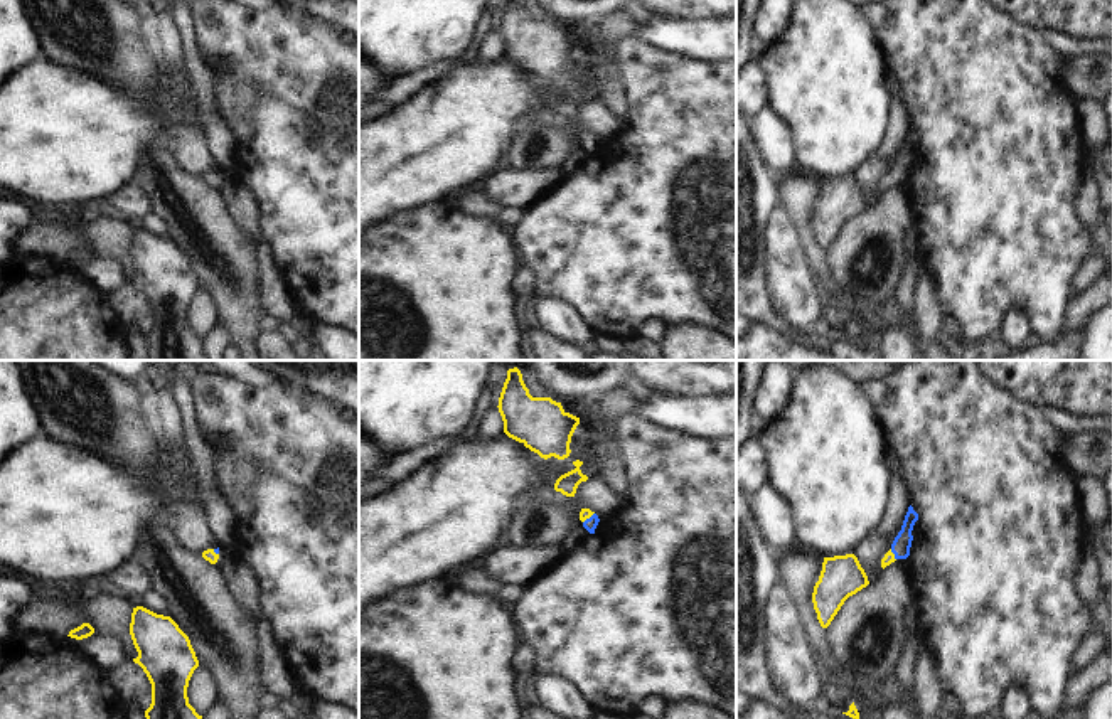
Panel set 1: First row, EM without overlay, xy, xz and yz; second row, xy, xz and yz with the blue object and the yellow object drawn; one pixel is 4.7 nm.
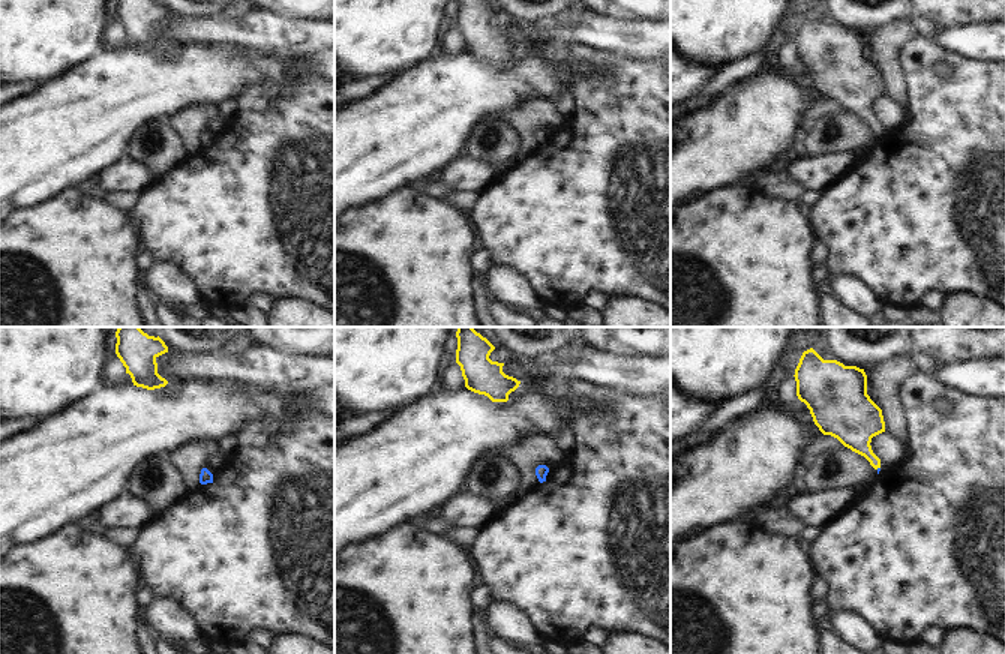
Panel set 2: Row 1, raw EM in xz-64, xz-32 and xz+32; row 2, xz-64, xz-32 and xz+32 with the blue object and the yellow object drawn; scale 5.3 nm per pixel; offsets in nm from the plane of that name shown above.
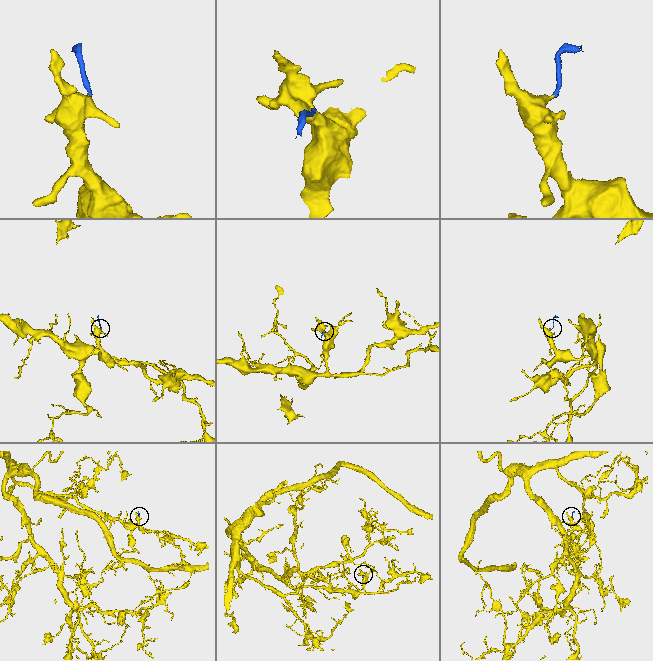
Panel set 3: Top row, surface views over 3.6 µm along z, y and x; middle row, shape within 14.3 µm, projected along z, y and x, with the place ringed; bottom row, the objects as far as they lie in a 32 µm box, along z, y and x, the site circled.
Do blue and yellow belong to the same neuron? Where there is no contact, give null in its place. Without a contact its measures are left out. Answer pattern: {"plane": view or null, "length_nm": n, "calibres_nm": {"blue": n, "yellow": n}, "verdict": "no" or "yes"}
{"plane": "xz", "length_nm": 80, "calibres_nm": {"blue": 70, "yellow": 50}, "verdict": "yes"}

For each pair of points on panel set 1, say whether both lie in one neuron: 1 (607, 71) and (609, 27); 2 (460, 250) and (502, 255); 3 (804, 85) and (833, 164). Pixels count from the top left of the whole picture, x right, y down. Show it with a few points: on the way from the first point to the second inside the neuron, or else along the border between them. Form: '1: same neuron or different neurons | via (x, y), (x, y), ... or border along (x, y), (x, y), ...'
1: same neuron | via (605, 61), (605, 37)
2: same neuron | via (470, 255), (492, 255)
3: same neuron | via (824, 105), (833, 113), (833, 143)

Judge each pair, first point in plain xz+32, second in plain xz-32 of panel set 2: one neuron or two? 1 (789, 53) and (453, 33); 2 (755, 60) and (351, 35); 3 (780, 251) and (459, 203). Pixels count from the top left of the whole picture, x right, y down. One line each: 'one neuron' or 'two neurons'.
1: one neuron
2: two neurons
3: two neurons

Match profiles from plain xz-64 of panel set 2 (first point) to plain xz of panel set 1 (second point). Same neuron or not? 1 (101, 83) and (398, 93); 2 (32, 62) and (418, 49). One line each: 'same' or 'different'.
1: different
2: same

